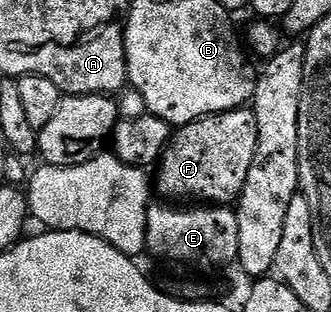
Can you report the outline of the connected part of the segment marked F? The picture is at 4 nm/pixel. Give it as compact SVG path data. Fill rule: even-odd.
M250 106L238 107L232 111L226 111L220 115L206 115L203 119L198 119L192 123L178 128L171 136L171 142L167 144L167 148L163 151L163 158L157 164L157 172L159 171L159 191L164 200L167 201L202 201L207 205L231 205L238 200L239 194L245 189L245 177L249 177L249 168L253 166L253 157L257 153L257 117L254 110Z

